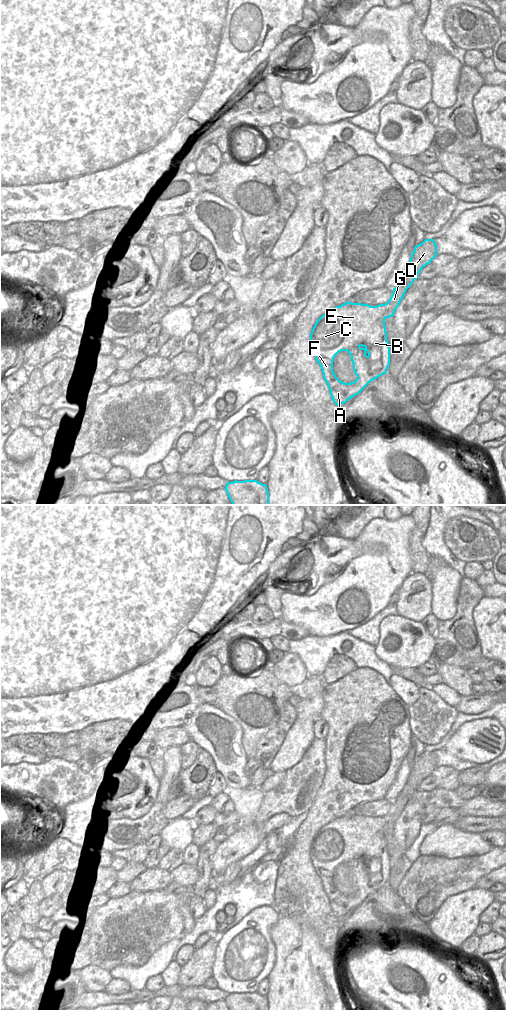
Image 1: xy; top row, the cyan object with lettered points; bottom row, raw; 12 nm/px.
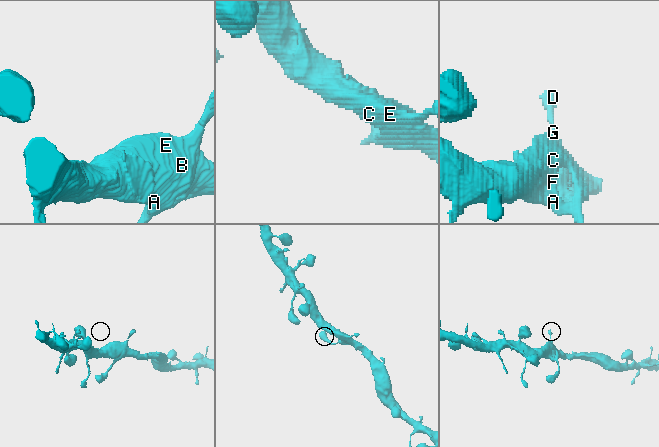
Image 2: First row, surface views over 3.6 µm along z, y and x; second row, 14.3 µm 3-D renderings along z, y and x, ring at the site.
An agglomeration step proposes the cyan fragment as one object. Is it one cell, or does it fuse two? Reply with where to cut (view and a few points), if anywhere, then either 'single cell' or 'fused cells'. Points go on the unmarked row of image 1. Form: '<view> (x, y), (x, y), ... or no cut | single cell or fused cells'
no cut | single cell

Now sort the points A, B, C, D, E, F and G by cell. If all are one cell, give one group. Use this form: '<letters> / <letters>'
A B C D E F G

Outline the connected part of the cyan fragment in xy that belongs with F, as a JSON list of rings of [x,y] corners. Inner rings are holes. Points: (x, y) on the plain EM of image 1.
[[[425,751],[414,759],[402,791],[393,800],[389,813],[370,818],[346,814],[323,826],[310,846],[310,859],[320,877],[333,914],[340,918],[358,907],[372,892],[387,885],[390,877],[390,856],[385,831],[394,825],[407,801],[423,779],[437,768],[434,751]],[[347,863],[357,888],[351,895],[340,893],[333,883],[335,868]]]

